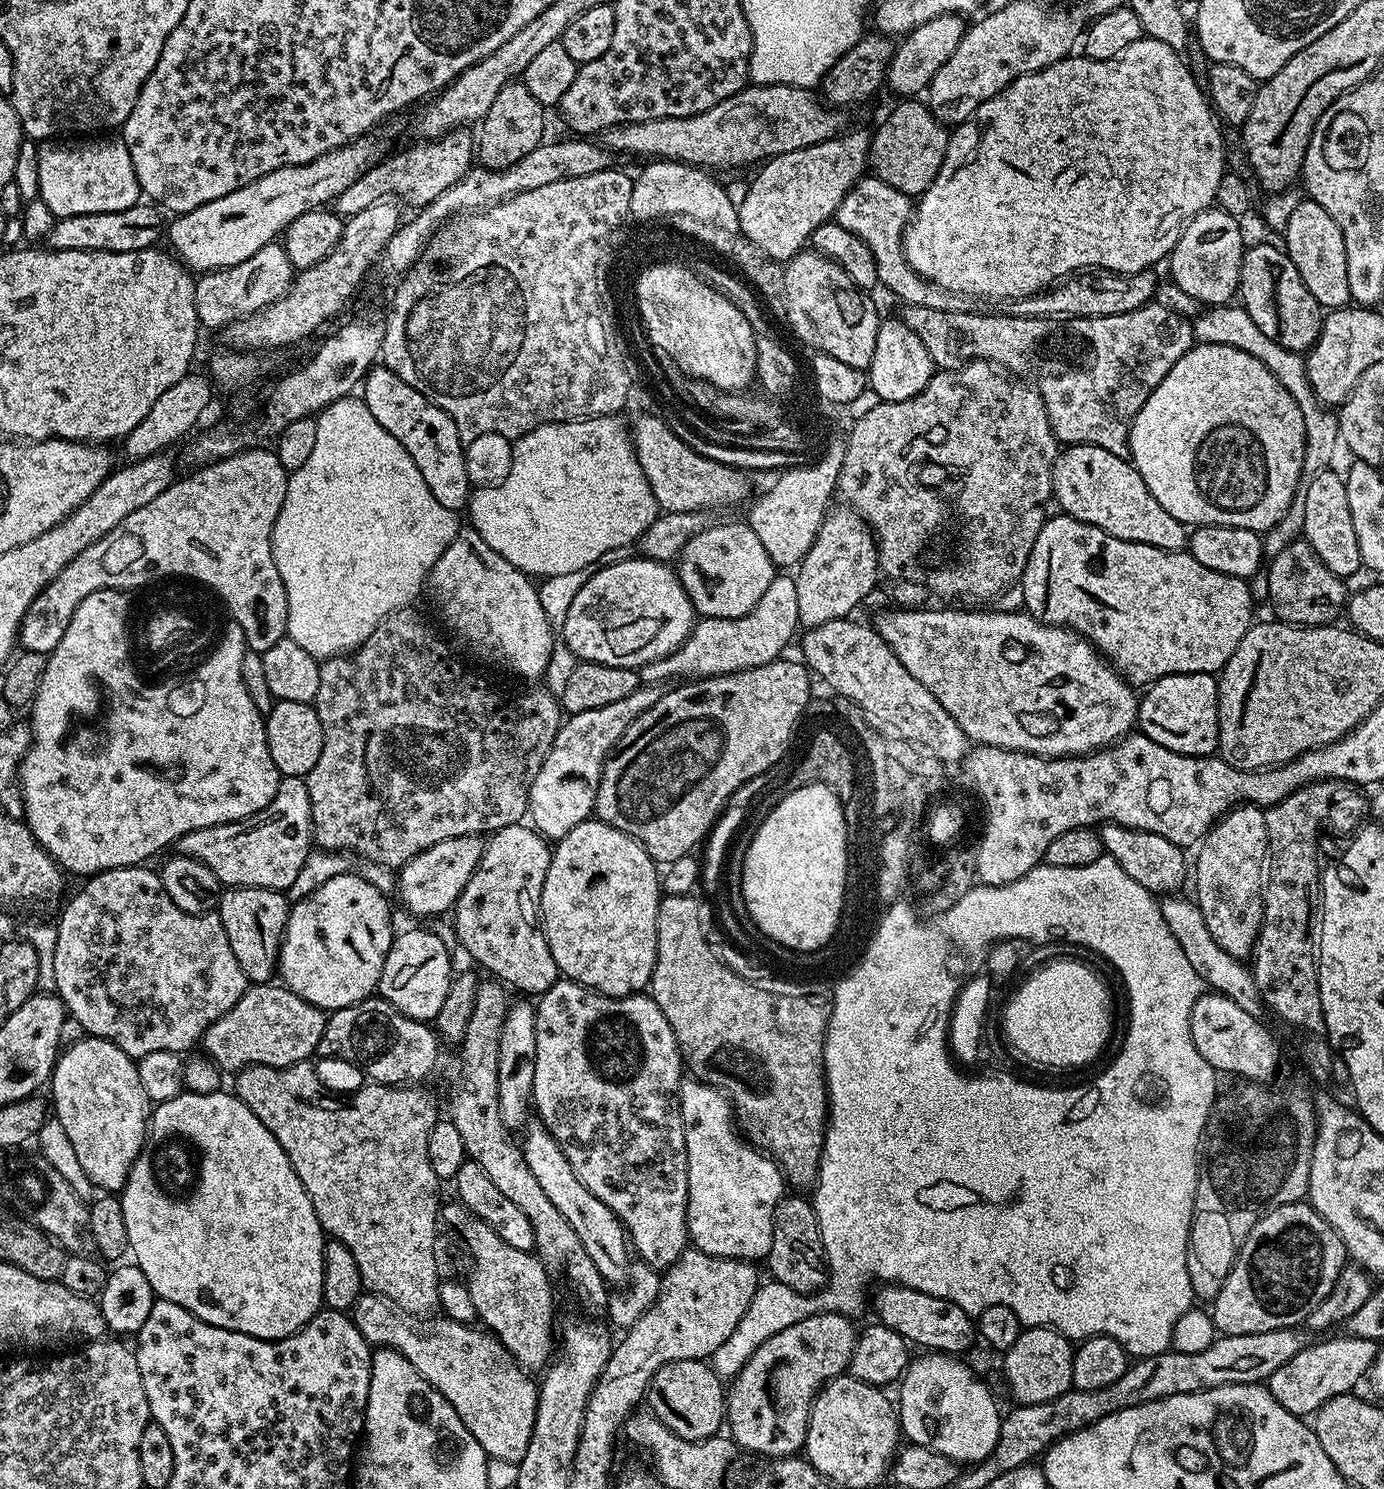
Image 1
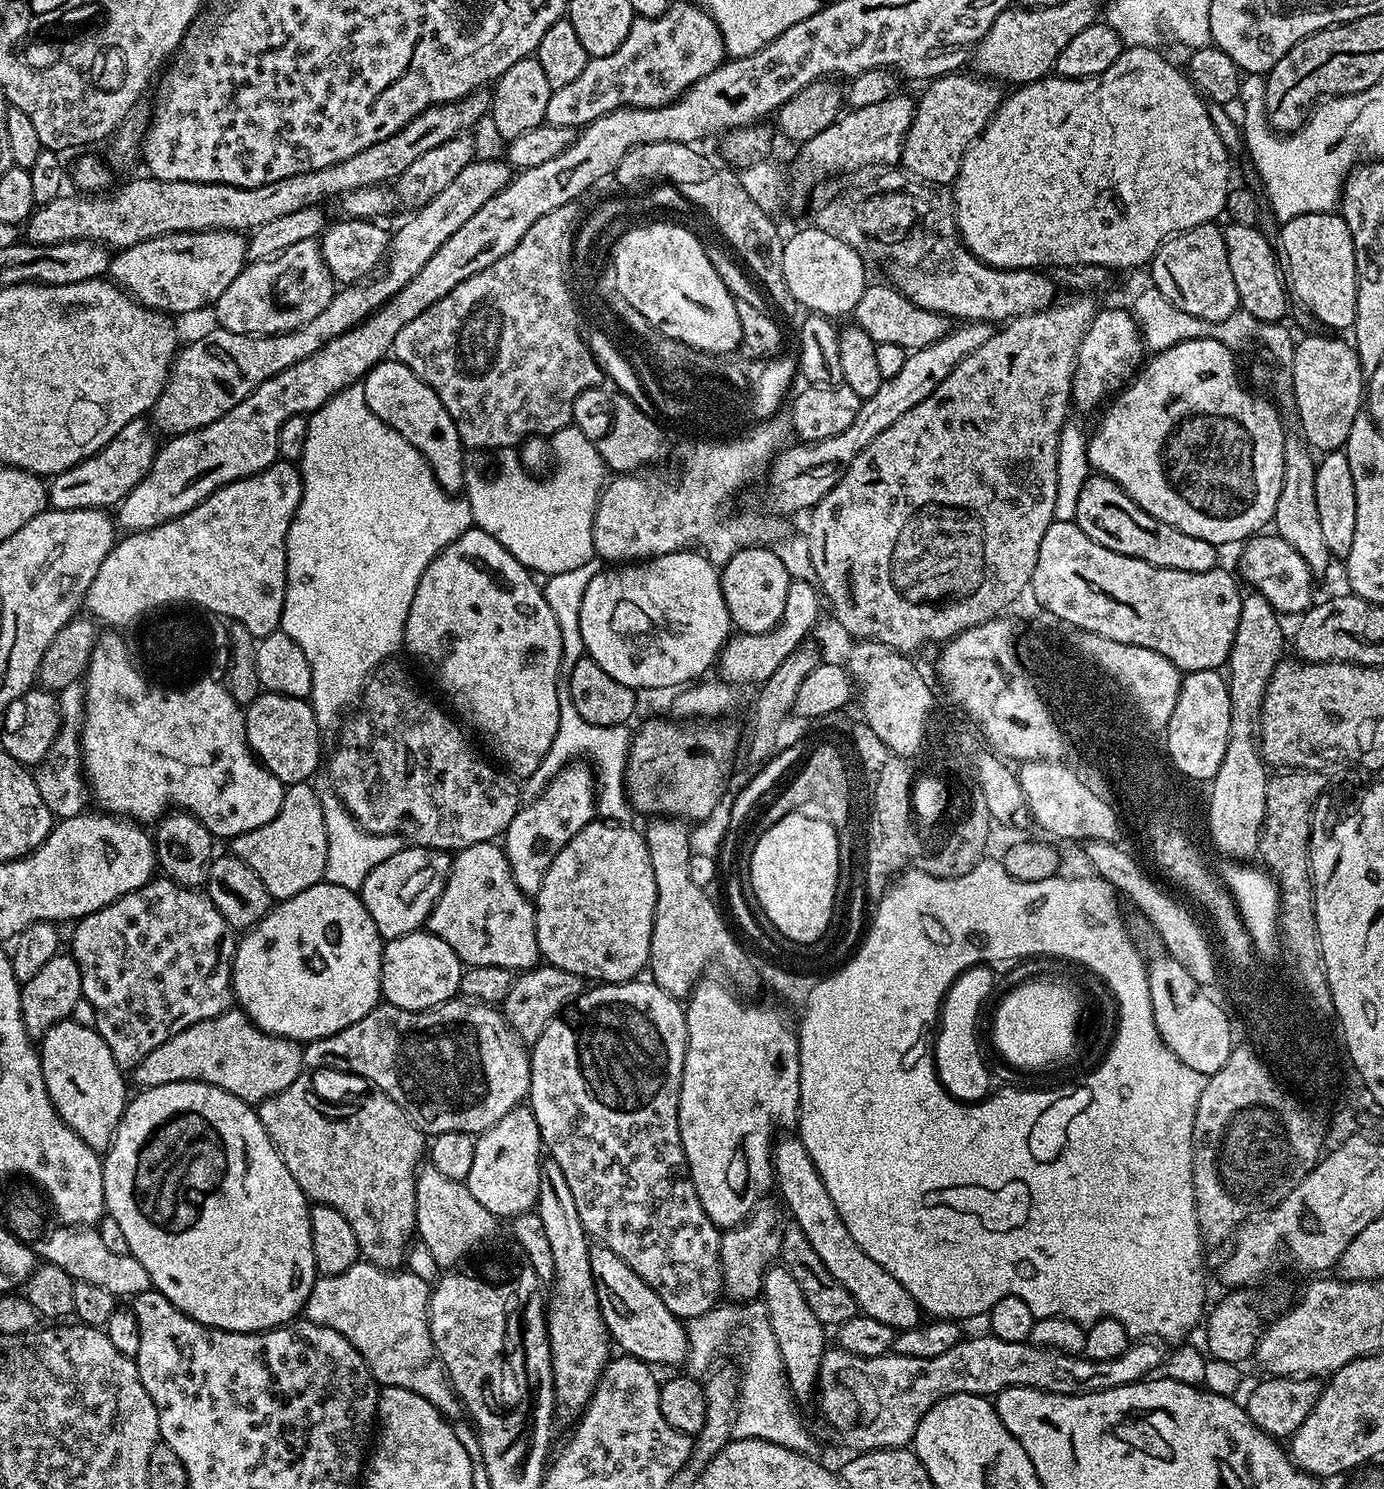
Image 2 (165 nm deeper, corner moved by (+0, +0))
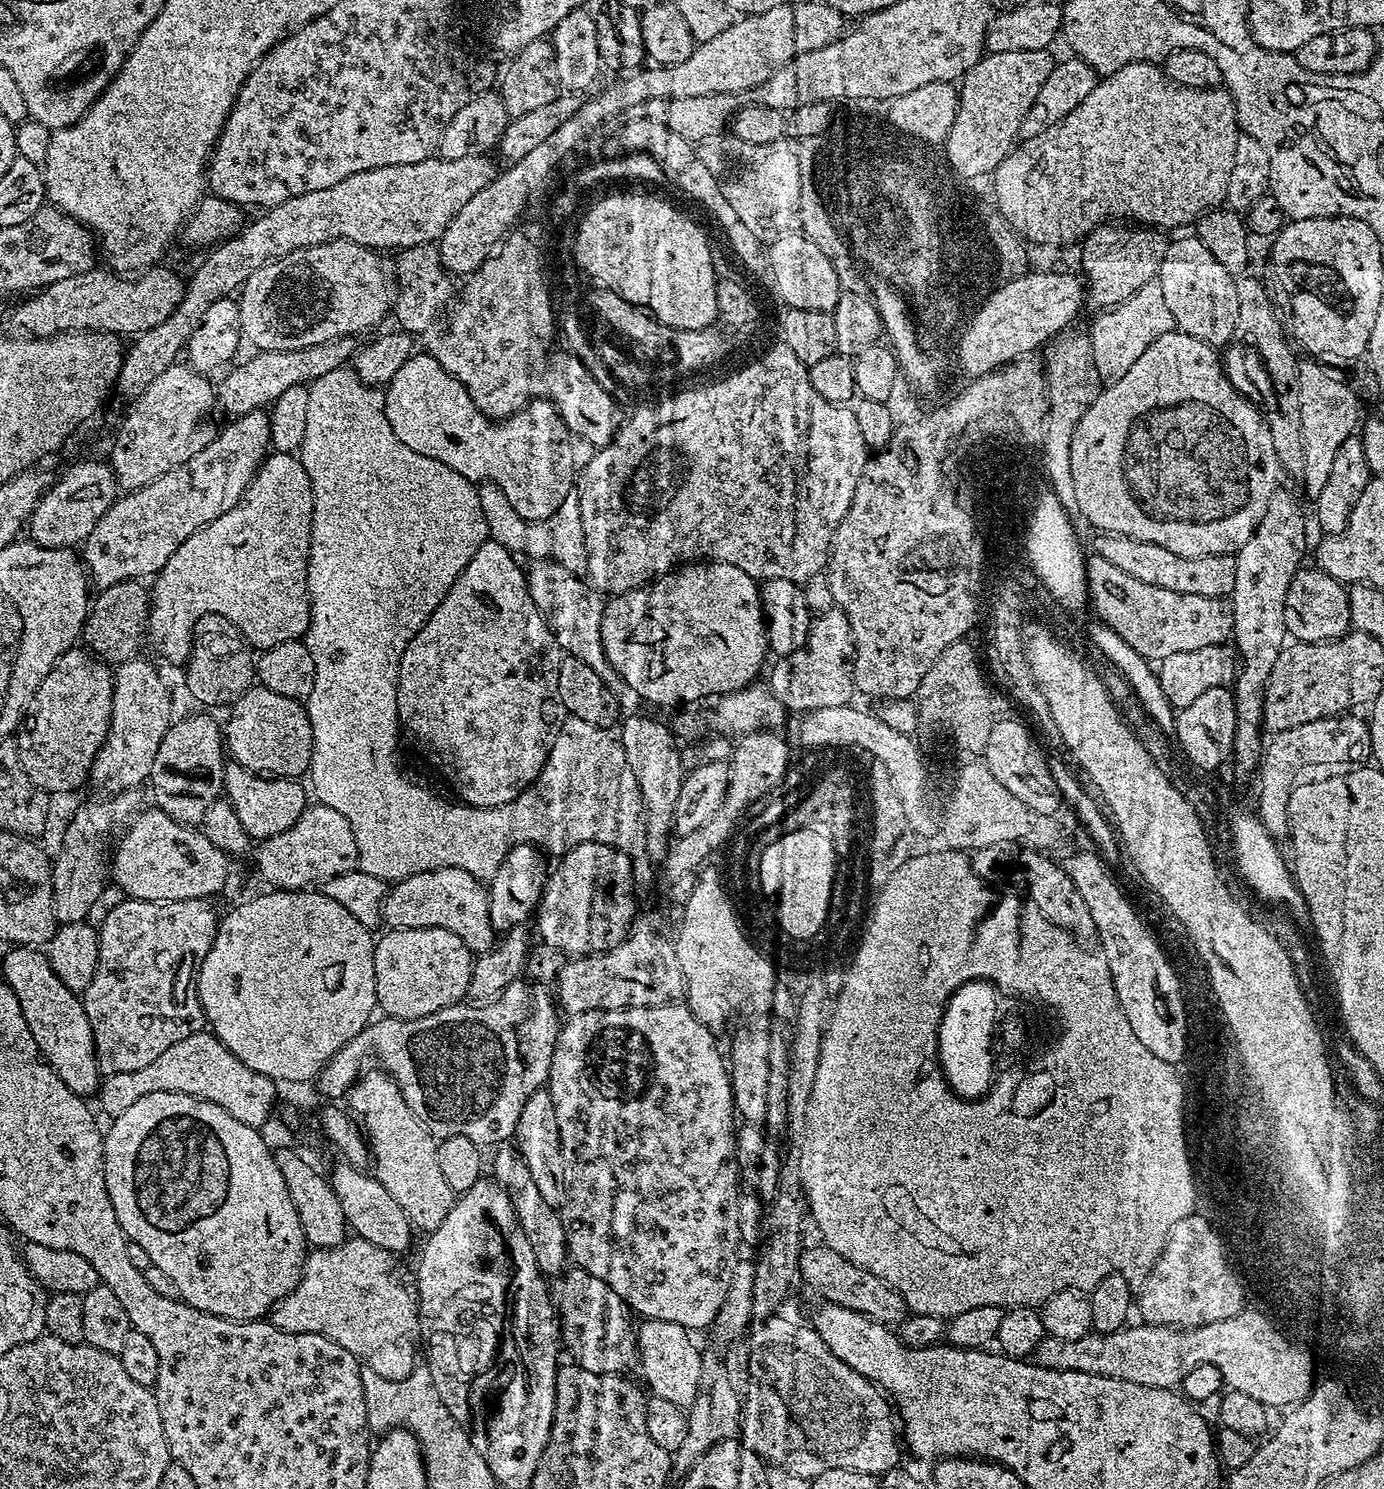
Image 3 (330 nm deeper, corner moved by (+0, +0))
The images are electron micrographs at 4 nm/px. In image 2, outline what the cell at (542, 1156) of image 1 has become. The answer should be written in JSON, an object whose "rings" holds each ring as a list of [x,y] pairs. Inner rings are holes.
{"rings":[[[603,1246],[590,1247],[590,1270],[596,1279],[600,1313],[608,1327],[608,1335],[621,1353],[642,1360],[649,1366],[681,1364],[688,1359],[688,1333],[680,1317],[662,1302],[662,1298],[614,1250]]]}

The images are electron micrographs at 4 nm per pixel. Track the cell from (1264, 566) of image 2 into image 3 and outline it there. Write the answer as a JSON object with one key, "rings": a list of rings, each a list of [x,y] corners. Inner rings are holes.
{"rings":[[[1301,566],[1292,575],[1284,603],[1284,630],[1293,641],[1335,640],[1349,631],[1350,602],[1348,588],[1319,566]]]}

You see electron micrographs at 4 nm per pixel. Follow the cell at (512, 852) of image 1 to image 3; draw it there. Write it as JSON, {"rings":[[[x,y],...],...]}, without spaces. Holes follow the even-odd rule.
{"rings":[[[431,868],[404,880],[397,880],[387,889],[382,909],[382,920],[389,929],[394,928],[441,928],[450,930],[450,934],[458,934],[462,942],[473,954],[489,952],[494,947],[498,933],[490,922],[490,906],[488,905],[487,887],[474,874],[468,874],[461,868]]]}

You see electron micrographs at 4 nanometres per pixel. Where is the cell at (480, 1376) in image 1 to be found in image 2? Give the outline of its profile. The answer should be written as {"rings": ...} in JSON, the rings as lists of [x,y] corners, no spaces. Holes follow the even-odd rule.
{"rings":[[[358,1262],[350,1270],[342,1270],[342,1274],[316,1279],[310,1298],[304,1303],[303,1315],[310,1322],[345,1336],[350,1346],[362,1354],[377,1385],[414,1390],[445,1417],[453,1418],[459,1412],[461,1415],[462,1405],[439,1359],[433,1358],[436,1347],[428,1329],[429,1295],[430,1285],[422,1282],[418,1274]]]}

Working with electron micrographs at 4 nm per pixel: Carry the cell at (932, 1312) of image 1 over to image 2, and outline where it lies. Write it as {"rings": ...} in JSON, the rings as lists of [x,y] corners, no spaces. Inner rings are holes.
{"rings":[[[784,1134],[773,1143],[772,1166],[774,1184],[778,1192],[780,1188],[779,1199],[787,1215],[796,1219],[793,1220],[795,1227],[800,1228],[802,1234],[806,1234],[806,1242],[814,1246],[814,1254],[822,1258],[826,1270],[830,1270],[830,1274],[834,1274],[834,1278],[838,1278],[838,1282],[842,1282],[842,1286],[850,1290],[857,1309],[863,1315],[878,1318],[878,1322],[886,1322],[886,1326],[897,1330],[917,1327],[922,1320],[920,1305],[904,1289],[902,1282],[898,1282],[898,1278],[882,1270],[882,1266],[878,1266],[878,1262],[874,1262],[874,1258],[867,1256],[858,1246],[858,1242],[850,1238],[850,1230],[846,1230],[846,1222],[842,1222],[838,1206],[834,1206],[834,1198],[830,1198],[799,1135]]]}

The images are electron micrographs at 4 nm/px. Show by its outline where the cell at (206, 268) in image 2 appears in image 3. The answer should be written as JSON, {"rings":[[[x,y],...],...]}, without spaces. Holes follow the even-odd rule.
{"rings":[[[100,266],[92,269],[86,274],[74,274],[74,278],[62,278],[53,284],[47,284],[45,288],[39,289],[29,298],[25,304],[20,304],[13,314],[12,320],[17,324],[17,329],[23,330],[27,335],[34,336],[55,336],[57,332],[82,332],[102,331],[125,334],[139,334],[158,326],[158,322],[166,322],[170,314],[178,306],[178,302],[184,296],[186,287],[185,281],[172,268],[165,266],[153,266],[145,268],[139,274],[129,278],[124,274],[117,274],[115,271],[103,272]]]}

